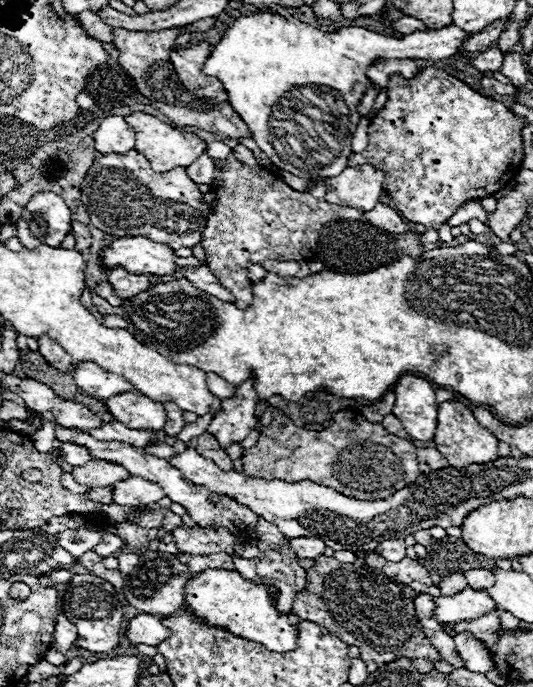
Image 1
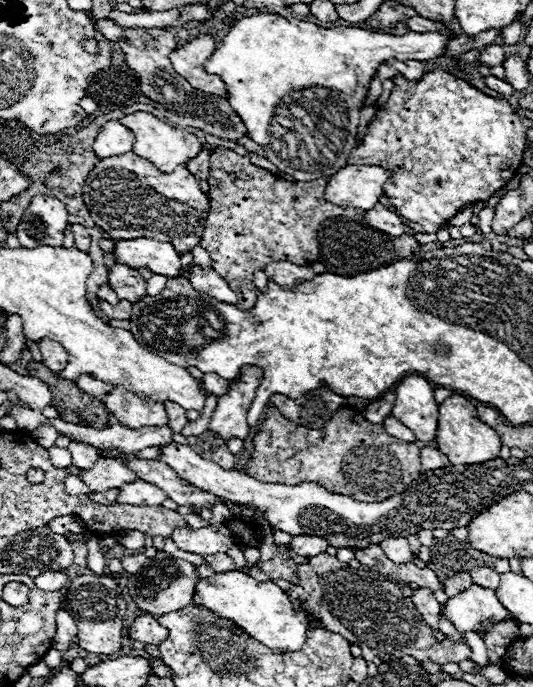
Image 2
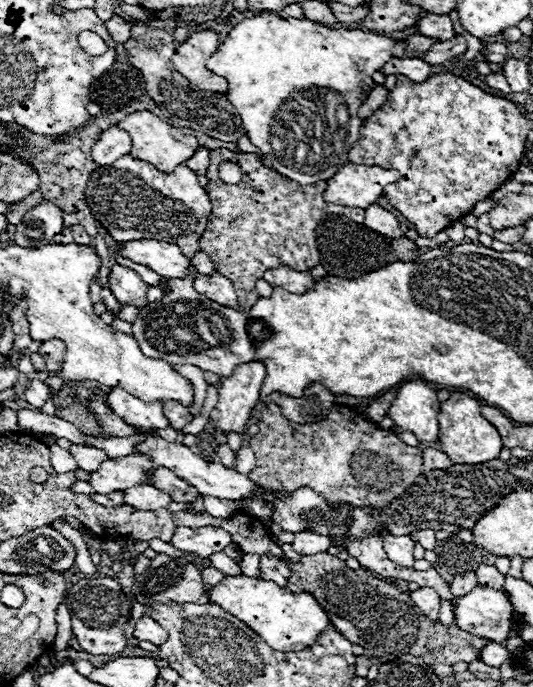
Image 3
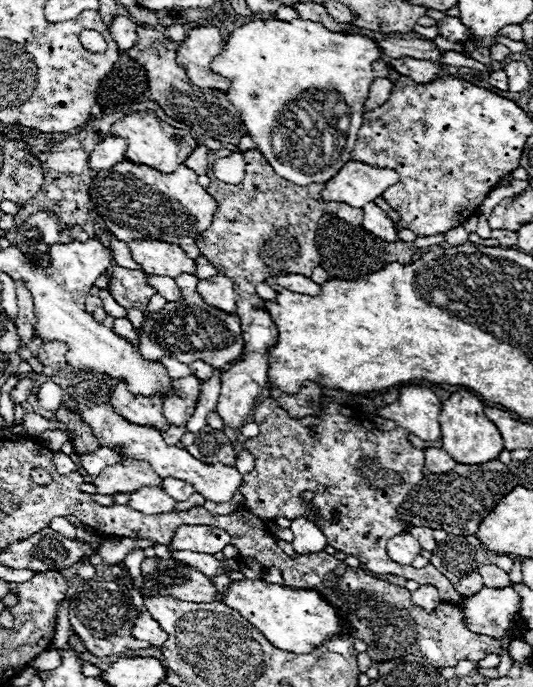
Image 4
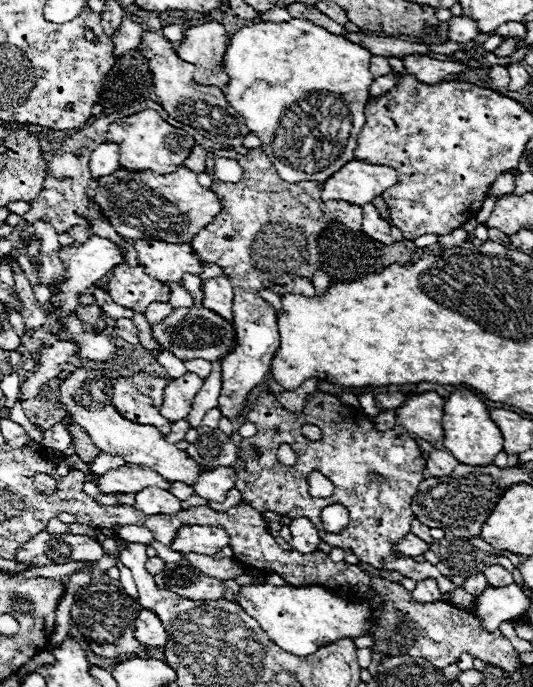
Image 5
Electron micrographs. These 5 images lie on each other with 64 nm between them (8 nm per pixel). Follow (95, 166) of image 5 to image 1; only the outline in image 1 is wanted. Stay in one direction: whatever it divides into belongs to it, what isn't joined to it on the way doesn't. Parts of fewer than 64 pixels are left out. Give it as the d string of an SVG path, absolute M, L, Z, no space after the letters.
M108 116L100 122L94 142L100 154L126 154L136 144L136 132L122 116Z

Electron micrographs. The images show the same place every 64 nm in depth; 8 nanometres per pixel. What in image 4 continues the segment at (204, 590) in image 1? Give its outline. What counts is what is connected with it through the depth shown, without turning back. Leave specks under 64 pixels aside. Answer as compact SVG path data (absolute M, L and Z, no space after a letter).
M246 578L242 582L232 582L220 600L248 618L268 638L268 642L272 642L272 646L294 654L308 654L324 640L350 632L346 618L342 618L336 606L328 604L318 590L292 590L288 586Z

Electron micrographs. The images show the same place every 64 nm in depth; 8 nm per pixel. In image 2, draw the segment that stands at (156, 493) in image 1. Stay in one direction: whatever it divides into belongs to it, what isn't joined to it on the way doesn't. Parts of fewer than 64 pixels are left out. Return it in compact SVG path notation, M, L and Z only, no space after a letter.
M136 480L136 482L120 488L118 502L132 504L132 506L162 506L162 502L166 498L168 496L160 488L144 482L144 480Z

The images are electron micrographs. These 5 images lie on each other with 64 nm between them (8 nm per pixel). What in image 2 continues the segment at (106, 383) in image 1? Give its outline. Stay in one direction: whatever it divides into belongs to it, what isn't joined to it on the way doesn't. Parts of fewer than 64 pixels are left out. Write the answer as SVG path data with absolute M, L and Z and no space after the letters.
M80 376L76 380L76 384L80 386L80 390L92 394L92 396L100 396L100 394L108 394L112 390L112 384L104 384L92 376Z

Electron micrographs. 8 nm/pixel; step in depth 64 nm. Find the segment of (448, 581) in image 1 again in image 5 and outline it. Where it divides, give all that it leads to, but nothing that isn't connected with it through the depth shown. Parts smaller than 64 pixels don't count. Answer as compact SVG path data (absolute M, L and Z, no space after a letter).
M474 574L462 584L462 588L474 596L480 596L484 592L484 588L488 588L488 586L490 584L488 584L488 580L484 580L484 574Z

